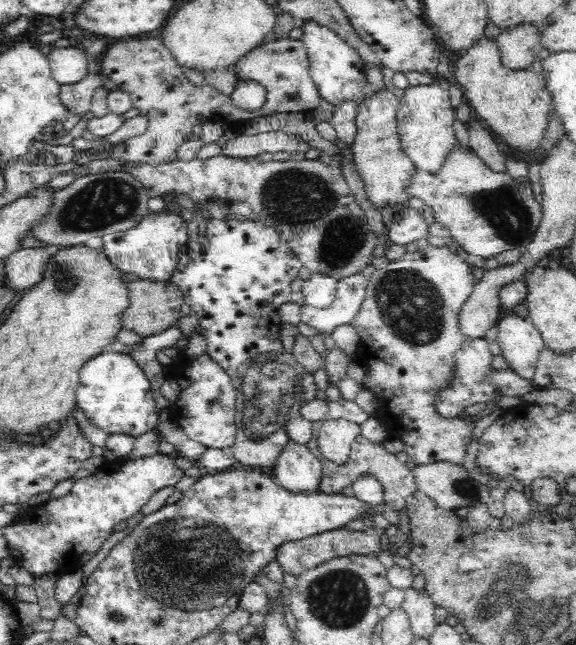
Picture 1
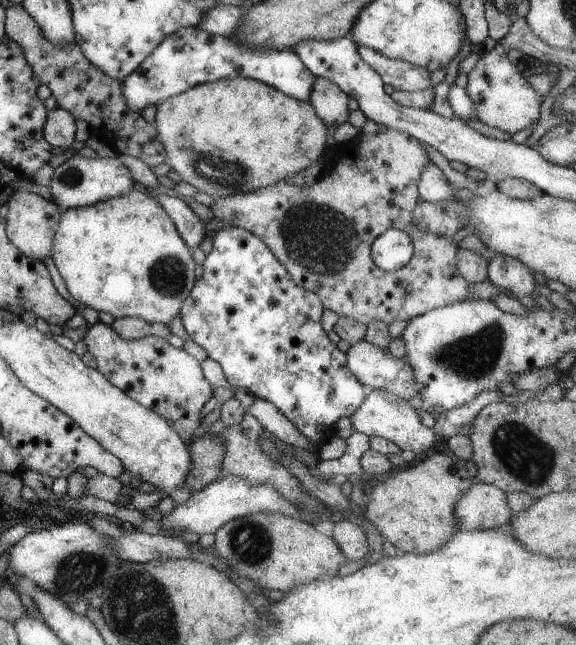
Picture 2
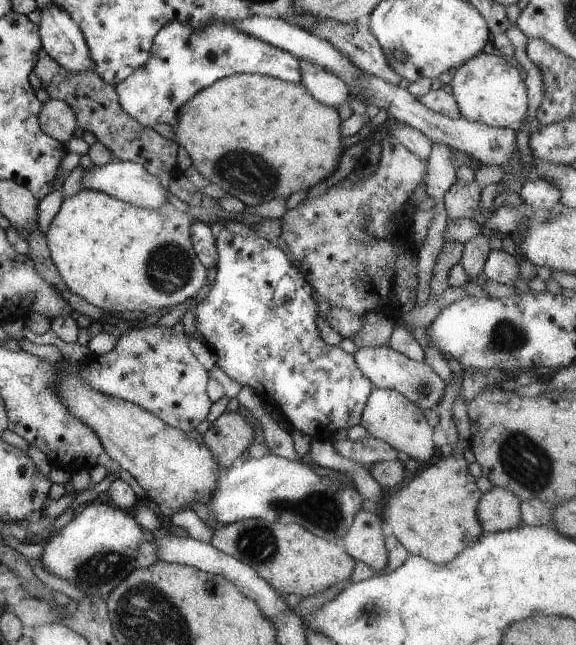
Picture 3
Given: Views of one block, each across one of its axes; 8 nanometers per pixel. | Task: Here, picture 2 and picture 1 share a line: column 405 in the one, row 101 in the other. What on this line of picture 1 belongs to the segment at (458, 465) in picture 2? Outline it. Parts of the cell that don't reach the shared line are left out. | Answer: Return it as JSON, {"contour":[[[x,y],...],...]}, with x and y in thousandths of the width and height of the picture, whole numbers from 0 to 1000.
{"contour":[[[837,57],[792,96],[793,130],[802,133],[806,153],[821,180],[847,192],[854,205],[875,220],[913,239],[946,229],[946,198],[960,153],[941,116],[917,107],[884,107],[868,95],[868,76],[859,60]]]}

